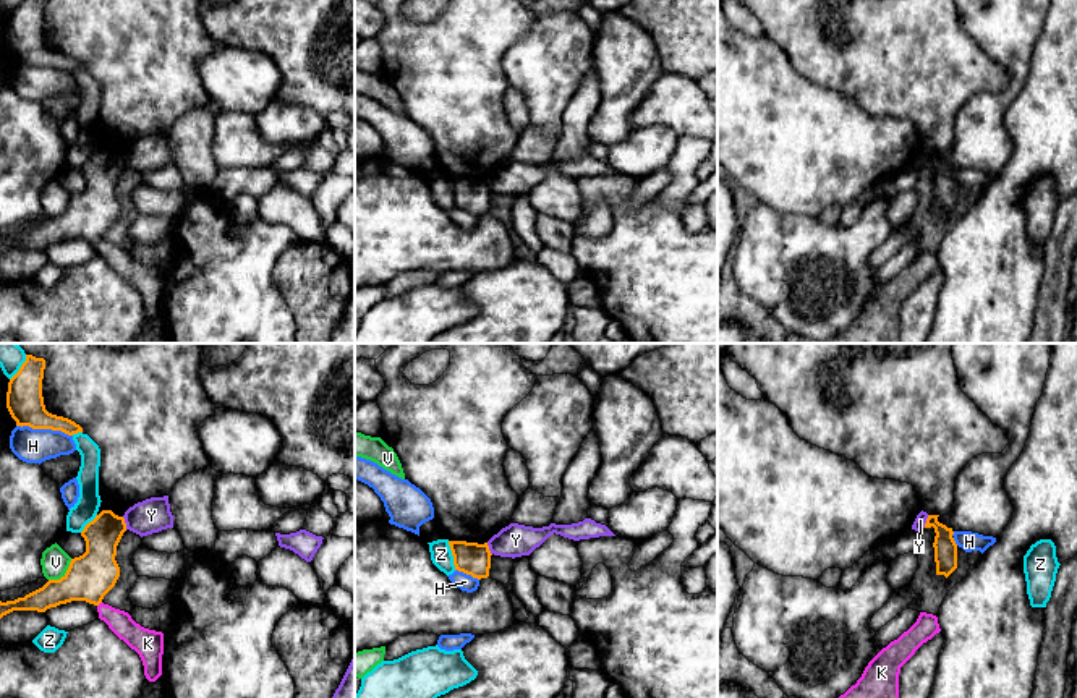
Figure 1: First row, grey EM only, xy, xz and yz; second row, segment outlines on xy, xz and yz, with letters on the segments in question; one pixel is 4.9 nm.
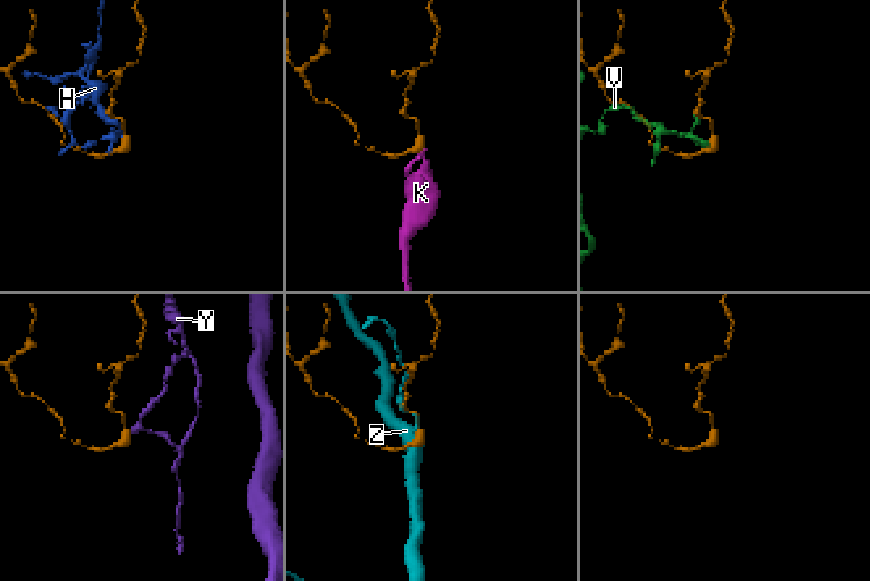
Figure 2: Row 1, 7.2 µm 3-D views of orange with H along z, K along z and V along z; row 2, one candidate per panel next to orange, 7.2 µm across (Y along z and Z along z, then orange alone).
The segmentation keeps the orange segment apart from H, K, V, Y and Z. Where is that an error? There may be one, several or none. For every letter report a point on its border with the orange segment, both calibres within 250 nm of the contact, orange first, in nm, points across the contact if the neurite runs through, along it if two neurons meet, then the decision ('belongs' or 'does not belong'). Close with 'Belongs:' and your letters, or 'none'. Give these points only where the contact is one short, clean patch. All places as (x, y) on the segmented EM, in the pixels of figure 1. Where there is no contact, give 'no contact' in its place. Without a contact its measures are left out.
H: xy (44, 428) | 190/180 nm | does not belong
K: xy (99, 603) | 240/120 nm | belongs
V: xy (65, 574) | 240/140 nm | does not belong
Y: xy (125, 523) | 190/170 nm | along xy (122, 517), (127, 528) | does not belong
Z: xz (452, 554) | 160/110 nm | does not belong
Belongs: K

